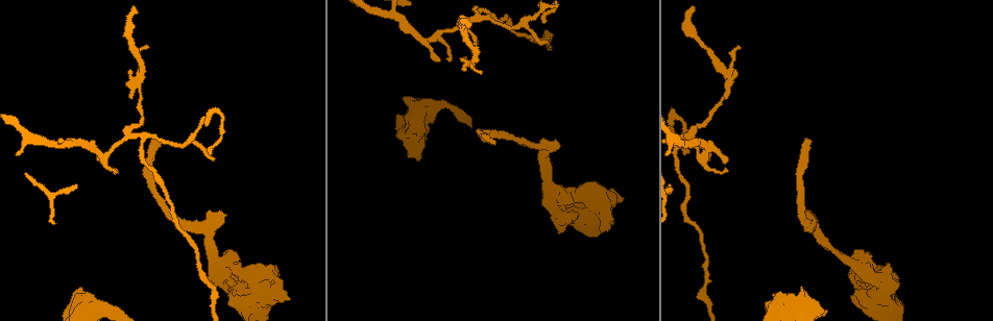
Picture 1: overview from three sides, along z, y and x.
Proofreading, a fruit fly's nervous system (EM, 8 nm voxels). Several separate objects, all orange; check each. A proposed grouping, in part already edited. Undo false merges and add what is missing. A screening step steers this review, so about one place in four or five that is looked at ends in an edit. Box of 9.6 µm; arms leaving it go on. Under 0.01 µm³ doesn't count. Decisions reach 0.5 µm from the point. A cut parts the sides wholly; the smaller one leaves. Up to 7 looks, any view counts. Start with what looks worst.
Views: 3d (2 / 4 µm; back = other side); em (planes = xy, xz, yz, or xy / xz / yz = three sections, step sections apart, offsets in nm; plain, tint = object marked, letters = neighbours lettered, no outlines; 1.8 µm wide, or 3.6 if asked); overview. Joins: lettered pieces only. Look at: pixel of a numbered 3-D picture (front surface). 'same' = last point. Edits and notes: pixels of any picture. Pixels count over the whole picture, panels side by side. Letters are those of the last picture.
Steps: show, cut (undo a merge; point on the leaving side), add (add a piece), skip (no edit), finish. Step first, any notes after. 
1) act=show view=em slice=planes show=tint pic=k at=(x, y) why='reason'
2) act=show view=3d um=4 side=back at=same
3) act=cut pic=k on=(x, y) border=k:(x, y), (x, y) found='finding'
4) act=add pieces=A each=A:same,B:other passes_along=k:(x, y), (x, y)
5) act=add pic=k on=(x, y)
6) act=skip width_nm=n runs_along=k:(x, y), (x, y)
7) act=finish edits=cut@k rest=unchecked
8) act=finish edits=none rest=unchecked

act=show view=3d um=2 pic=1 at=(808, 142) why='long arm stops here'

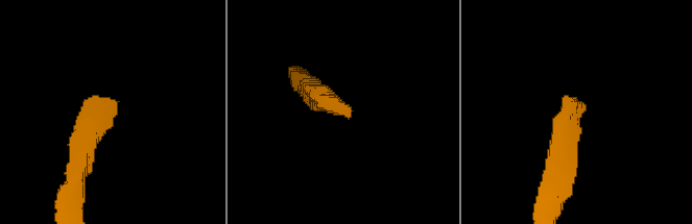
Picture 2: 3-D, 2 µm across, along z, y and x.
act=show view=em slice=planes show=letters pic=2 at=(119, 101) why='need the tissue'

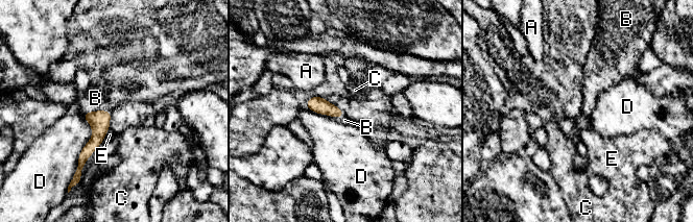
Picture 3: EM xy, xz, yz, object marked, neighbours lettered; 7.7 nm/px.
act=add pieces=B each=A:other,B:same,C:other,D:other,E:other found='the cell continues'

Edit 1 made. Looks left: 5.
act=show view=em um=3.6 slice=xy step=8 show=tint pic=1 at=(129, 136)

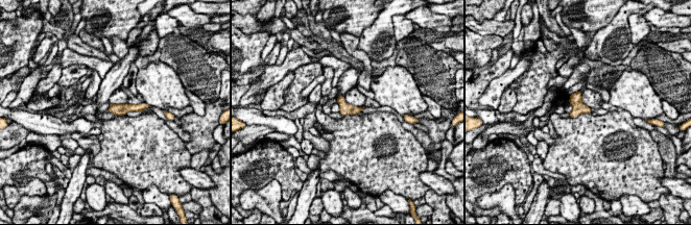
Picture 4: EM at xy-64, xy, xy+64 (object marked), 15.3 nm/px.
act=show view=em um=3.6 slice=xy step=8 show=letters at=same

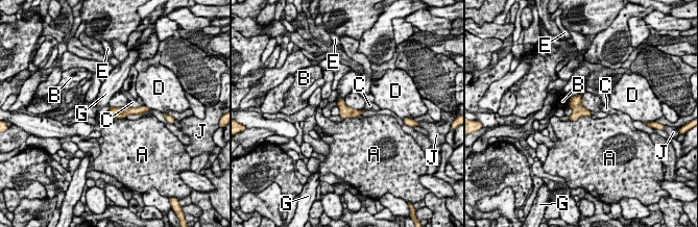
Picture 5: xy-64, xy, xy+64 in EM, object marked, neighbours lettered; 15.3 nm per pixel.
act=skip each=A:other,B:other,C:other,D:other,E:other,G:other,J:other runs_along=5:(143, 108), (141, 110), (111, 112) found='one cell here'

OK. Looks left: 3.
act=show view=overview

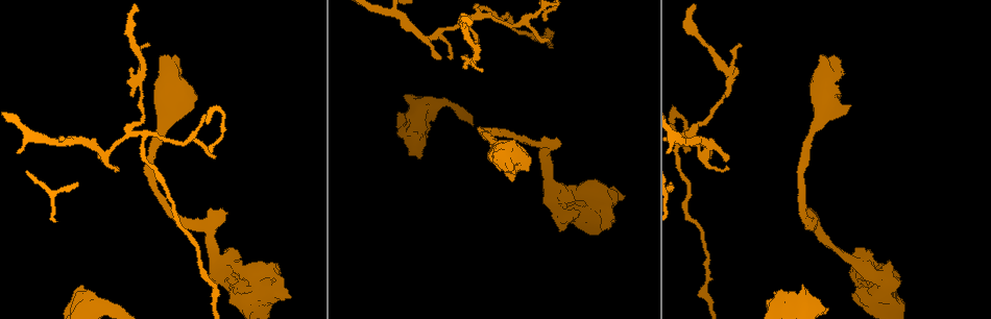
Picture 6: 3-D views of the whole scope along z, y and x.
act=show view=em slice=planes show=letters pic=6 at=(711, 157) why='tapers out'

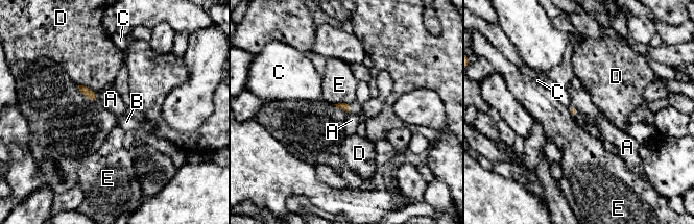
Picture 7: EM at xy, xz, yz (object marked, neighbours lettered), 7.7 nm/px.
act=add pieces=B longest_contact=D:170nm each=A:other,B:same,C:other,D:other,E:other found='the cell continues'

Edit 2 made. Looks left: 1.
act=finish edits=add@3,add@7 rest=unchecked

